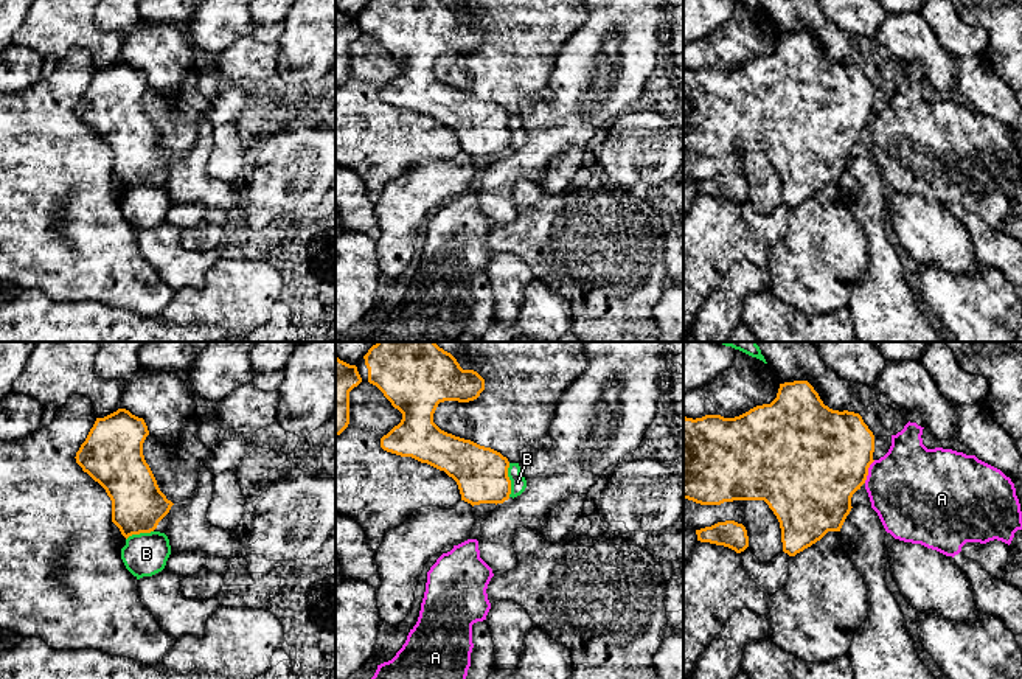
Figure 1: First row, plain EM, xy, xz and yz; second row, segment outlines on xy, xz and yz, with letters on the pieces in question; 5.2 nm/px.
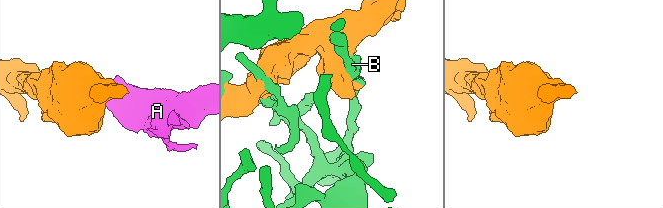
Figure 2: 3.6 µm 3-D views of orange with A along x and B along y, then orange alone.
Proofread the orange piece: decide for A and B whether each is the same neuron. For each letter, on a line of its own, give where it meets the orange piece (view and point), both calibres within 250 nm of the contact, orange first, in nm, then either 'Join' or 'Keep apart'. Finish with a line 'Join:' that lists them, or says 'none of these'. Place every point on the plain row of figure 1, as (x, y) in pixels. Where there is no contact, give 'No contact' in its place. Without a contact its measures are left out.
A: Touches orange at yz (867, 123). Thickness 500 nm (orange) against 440 nm. Keep apart
B: Touches orange at xz (510, 132). Thickness 280 nm (orange) against 80 nm. Keep apart
Join: none of these

